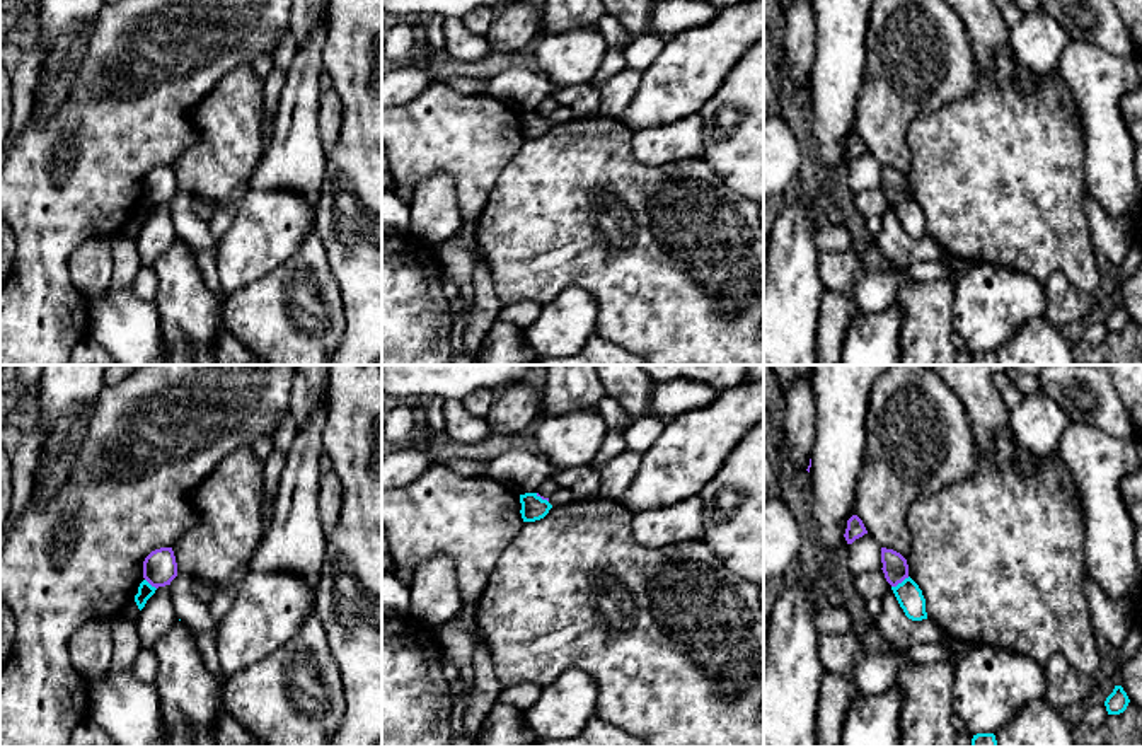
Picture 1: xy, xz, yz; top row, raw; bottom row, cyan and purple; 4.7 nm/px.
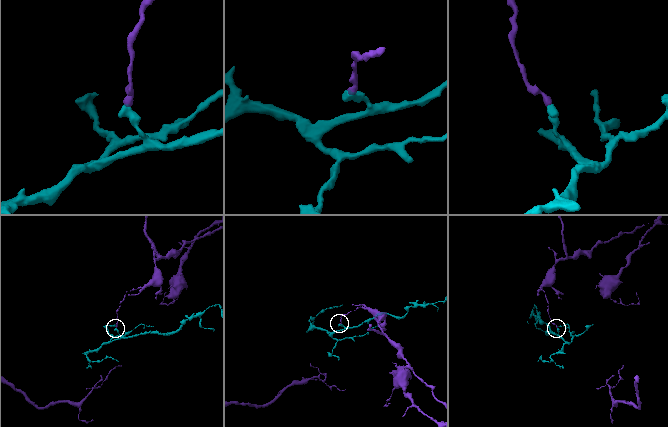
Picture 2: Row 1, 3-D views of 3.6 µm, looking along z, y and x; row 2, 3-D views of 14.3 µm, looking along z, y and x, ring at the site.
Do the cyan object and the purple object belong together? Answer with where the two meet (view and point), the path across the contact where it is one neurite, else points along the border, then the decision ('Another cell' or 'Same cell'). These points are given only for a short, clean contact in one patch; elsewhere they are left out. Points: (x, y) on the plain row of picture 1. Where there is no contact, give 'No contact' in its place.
Touches cyan at yz (902, 200). Boundary: yz (909, 195), (892, 205). Another cell

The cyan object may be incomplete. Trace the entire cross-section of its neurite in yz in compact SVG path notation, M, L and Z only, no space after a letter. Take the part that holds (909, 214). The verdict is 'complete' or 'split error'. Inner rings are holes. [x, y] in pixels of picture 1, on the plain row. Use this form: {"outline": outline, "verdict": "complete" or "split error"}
{"outline": "M908 194L897 205L891 205L905 234L912 239L927 237L926 217L919 203Z", "verdict": "complete"}

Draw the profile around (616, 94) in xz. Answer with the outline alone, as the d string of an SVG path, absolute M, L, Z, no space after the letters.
M622 70L595 87L600 96L598 114L619 118L632 102L641 85L641 73L636 70Z

